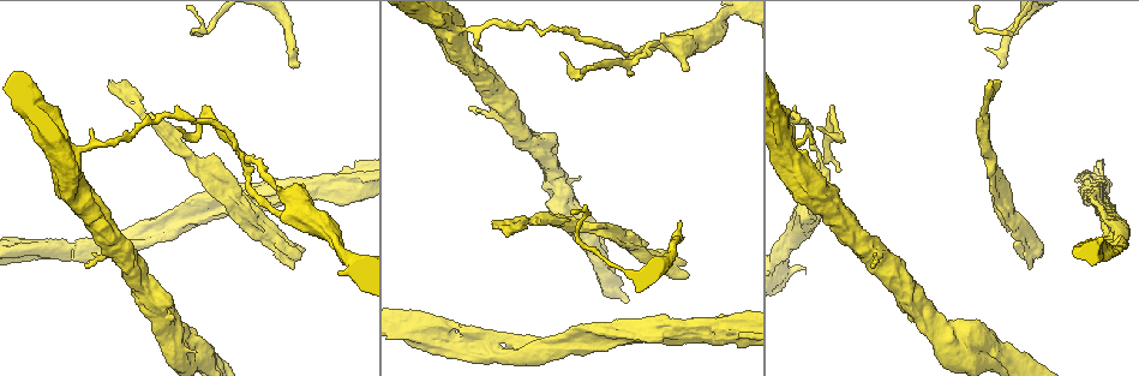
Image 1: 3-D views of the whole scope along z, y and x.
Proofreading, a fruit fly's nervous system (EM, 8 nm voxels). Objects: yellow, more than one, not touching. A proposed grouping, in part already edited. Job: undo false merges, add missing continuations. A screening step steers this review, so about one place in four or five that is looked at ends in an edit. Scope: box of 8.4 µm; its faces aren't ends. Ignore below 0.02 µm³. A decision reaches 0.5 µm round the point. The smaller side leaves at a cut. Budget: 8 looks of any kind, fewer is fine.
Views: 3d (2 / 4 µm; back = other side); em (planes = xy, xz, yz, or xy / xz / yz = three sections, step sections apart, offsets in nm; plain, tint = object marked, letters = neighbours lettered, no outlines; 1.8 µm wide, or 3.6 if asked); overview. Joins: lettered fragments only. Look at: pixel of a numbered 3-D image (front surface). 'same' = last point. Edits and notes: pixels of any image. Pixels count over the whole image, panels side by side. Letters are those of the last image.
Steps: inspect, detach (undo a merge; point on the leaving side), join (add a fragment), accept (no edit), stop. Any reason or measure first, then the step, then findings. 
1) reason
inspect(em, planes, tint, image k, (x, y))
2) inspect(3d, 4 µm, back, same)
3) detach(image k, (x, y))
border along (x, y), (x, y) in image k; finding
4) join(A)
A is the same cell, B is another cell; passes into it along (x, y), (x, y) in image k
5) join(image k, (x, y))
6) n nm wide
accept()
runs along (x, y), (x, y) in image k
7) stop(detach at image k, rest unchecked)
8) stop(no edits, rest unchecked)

an open end
inspect(3d, 2 µm, image 1, (421, 350))

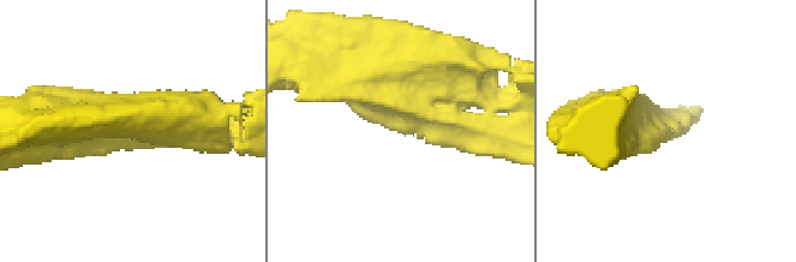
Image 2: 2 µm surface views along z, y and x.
inspect(em, planes, letters, image 2, (403, 132))

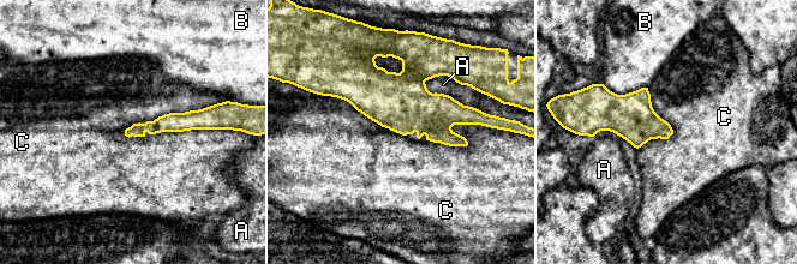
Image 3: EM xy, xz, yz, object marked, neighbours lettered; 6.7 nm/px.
accept()
A, B and C are other cells; runs along (204, 125), (166, 122), (127, 132) in image 3; no lettered fragment goes on from it

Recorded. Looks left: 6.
inspect(3d, 4 µm, image 1, (247, 160))

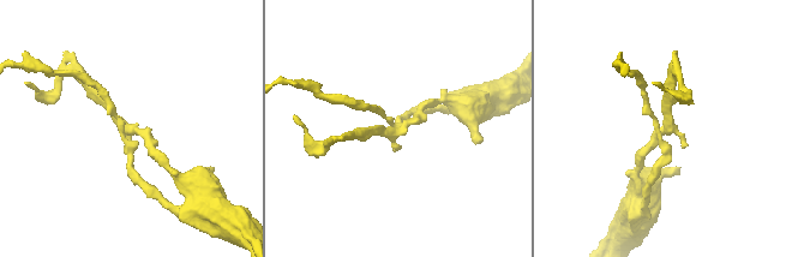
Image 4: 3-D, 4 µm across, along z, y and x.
inspect(em, planes, letters, image 4, (669, 129))

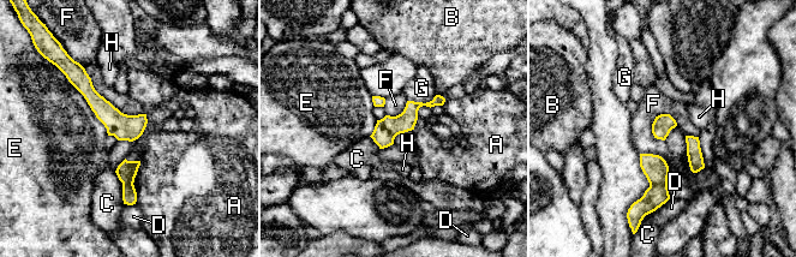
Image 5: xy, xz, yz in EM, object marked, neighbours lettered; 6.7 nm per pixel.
140 nm wide
detach(image 5, (654, 196))
A, B, C, D, E, F, G and H are other cells; border along (666, 183), (650, 185) in image 5; two neurons meet here

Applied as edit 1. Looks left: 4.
see it whole again
inspect(overview)

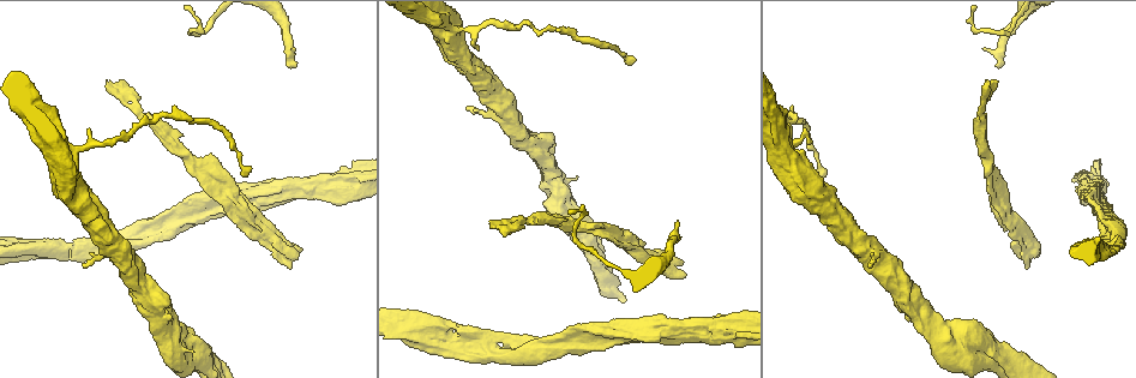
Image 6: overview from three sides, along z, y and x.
inspect(em, xy, step 16, letters, image 6, (678, 224))

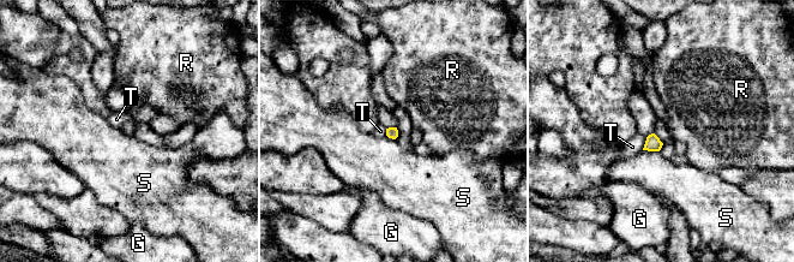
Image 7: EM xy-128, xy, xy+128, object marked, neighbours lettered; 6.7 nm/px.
cut it another way
inspect(em, planes, letters, same)

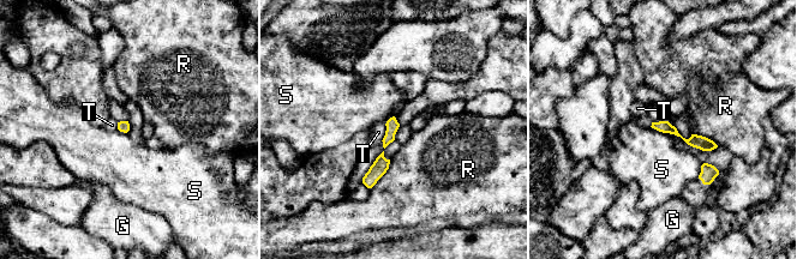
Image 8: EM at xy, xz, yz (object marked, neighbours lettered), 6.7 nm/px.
accept()
G, R, S and T are other cells; runs along (654, 125), (665, 126), (685, 140), (712, 145) in image 8; no lettered fragment goes on from it

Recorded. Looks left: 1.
stop(detach at image 5, rest unchecked)

